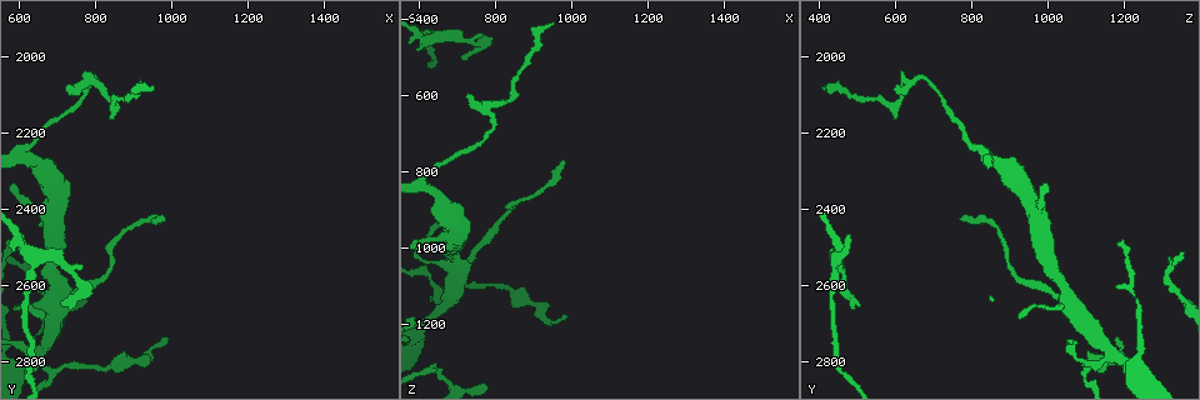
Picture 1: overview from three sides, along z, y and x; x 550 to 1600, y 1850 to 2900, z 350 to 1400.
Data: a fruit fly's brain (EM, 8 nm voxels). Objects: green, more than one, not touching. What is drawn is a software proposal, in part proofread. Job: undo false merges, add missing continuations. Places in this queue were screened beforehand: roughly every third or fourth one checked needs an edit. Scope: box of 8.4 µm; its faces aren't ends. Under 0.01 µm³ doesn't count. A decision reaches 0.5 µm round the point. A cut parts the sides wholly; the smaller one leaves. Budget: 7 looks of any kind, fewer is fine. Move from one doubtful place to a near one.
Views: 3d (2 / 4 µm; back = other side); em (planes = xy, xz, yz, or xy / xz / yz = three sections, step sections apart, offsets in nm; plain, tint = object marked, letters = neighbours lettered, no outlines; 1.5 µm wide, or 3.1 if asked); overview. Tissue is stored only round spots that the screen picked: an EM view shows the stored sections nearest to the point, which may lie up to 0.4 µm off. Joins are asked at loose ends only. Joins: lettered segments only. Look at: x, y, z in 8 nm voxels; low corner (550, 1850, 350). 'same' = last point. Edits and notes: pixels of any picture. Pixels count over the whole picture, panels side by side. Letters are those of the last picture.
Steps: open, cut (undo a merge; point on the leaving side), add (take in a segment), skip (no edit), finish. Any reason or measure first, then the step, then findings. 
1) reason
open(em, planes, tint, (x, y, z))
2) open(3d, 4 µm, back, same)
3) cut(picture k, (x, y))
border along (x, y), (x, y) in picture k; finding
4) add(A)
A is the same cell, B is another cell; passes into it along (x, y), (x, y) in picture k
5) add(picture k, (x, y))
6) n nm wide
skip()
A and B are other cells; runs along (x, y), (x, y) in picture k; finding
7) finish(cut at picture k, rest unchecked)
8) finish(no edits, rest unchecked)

abrupt turn
open(3d, 2 µm, (645, 2780, 1170))

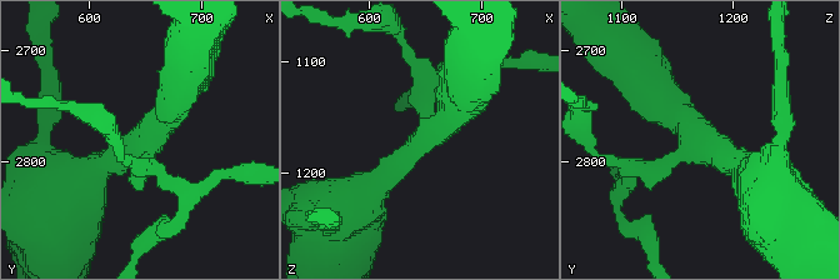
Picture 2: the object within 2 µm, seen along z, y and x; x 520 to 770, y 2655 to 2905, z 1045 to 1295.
now the EM
open(em, planes, letters, (650, 2776, 1168))

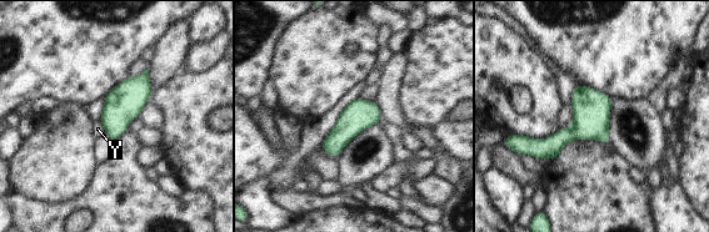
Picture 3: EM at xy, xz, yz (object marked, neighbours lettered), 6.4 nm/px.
skip()
Y is another cell; border along (99, 120), (105, 134) in picture 3; all the same cell

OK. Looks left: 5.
branch point
open(em, planes, letters, (655, 2535, 440))

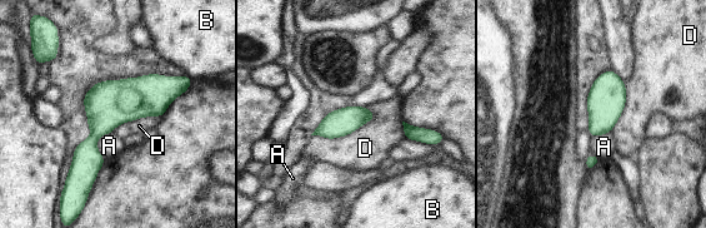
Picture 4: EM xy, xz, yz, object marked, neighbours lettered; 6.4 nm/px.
skip()
A, B and D are other cells; all the same cell

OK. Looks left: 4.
sharp bend
open(em, planes, letters, (775, 2065, 635))

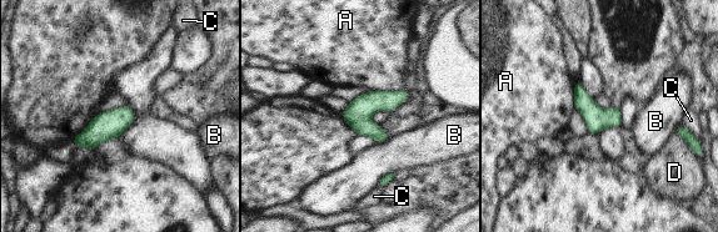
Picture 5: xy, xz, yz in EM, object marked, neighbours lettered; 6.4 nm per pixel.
150 nm wide
skip()
A, B, C and D are other cells; border along (405, 87), (402, 90), (368, 91) in picture 5; all the same cell

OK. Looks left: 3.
finish(no edits, rest unchecked)

